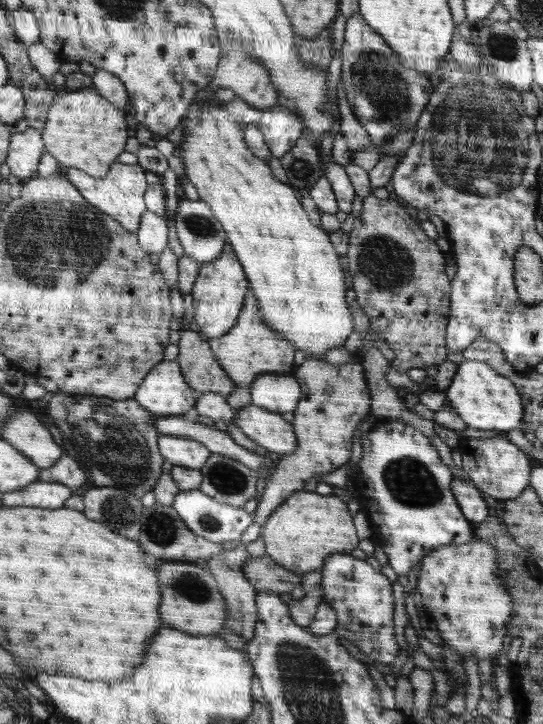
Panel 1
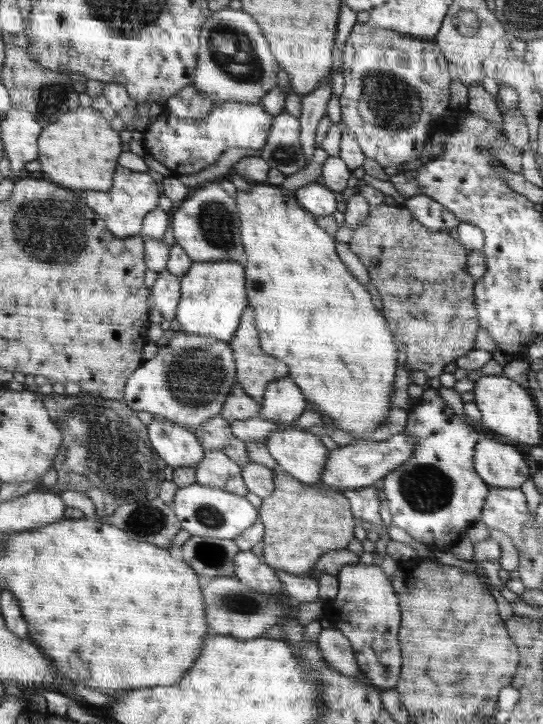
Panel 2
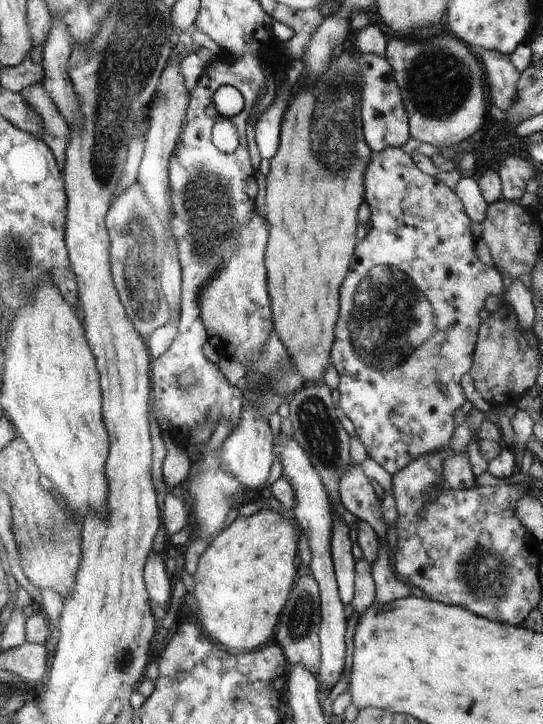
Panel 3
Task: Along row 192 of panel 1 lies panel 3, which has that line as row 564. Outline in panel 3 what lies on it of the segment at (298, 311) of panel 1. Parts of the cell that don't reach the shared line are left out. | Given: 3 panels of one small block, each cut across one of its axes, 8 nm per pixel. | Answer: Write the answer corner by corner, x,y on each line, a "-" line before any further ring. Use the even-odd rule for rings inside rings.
262,508
257,513
237,518
207,545
199,559
194,579
194,593
204,630
229,650
253,650
268,642
282,618
284,604
290,598
296,576
296,527
292,515
281,515
276,510

